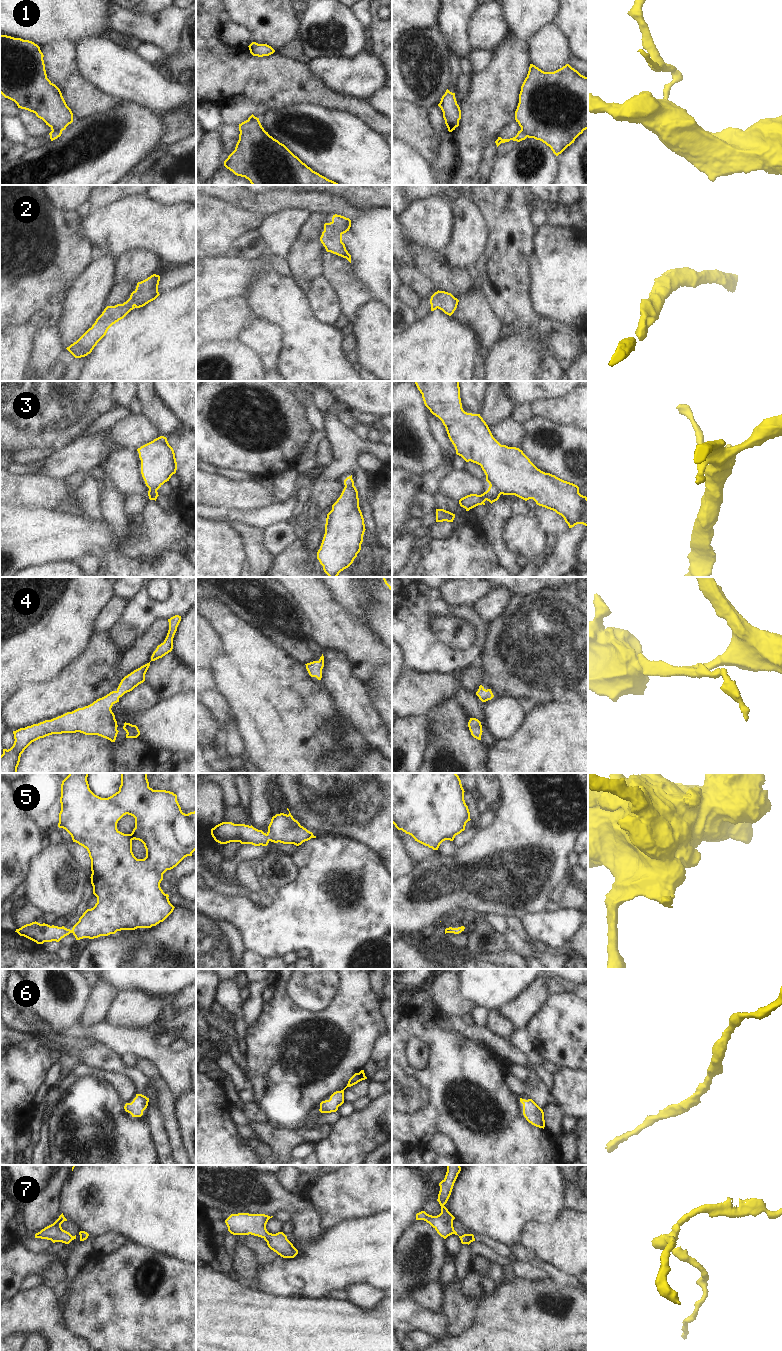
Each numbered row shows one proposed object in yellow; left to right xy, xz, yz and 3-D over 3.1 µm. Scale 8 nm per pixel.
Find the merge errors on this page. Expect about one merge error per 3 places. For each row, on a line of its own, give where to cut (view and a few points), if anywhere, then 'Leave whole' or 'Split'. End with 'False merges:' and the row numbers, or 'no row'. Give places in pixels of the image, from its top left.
1: Split along xy (52, 130), (59, 130), (61, 132). Split
2: No split. Leave whole
3: Split along yz (490, 485), (493, 485), (502, 493). Split
4: No split. Leave whole
5: No split. Leave whole
6: No split. Leave whole
7: No split. Leave whole
False merges: 1, 3.

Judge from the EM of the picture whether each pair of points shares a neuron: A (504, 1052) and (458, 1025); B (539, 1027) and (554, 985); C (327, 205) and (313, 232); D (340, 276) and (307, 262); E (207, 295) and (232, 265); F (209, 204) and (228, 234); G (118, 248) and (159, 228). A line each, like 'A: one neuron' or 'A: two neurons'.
A: one neuron
B: two neurons
C: two neurons
D: two neurons
E: one neuron
F: one neuron
G: one neuron

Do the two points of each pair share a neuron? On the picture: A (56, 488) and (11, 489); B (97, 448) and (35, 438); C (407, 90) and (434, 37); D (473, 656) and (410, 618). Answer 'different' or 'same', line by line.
A: same
B: different
C: same
D: same

